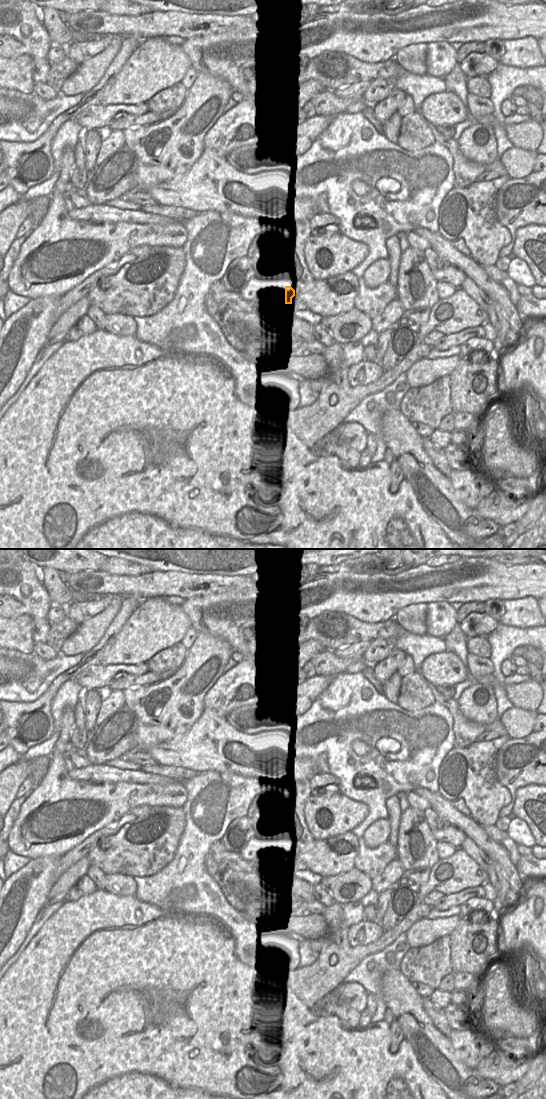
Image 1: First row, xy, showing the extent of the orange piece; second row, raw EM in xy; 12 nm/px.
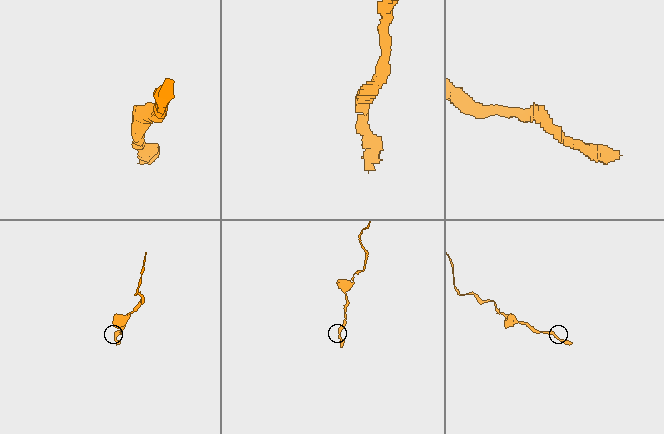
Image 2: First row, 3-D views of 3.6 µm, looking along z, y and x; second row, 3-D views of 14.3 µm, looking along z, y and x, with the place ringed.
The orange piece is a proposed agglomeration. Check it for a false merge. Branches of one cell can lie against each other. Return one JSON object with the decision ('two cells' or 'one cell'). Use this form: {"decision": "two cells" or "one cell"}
{"decision": "one cell"}

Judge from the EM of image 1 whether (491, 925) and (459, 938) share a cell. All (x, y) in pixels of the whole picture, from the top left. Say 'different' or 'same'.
same

